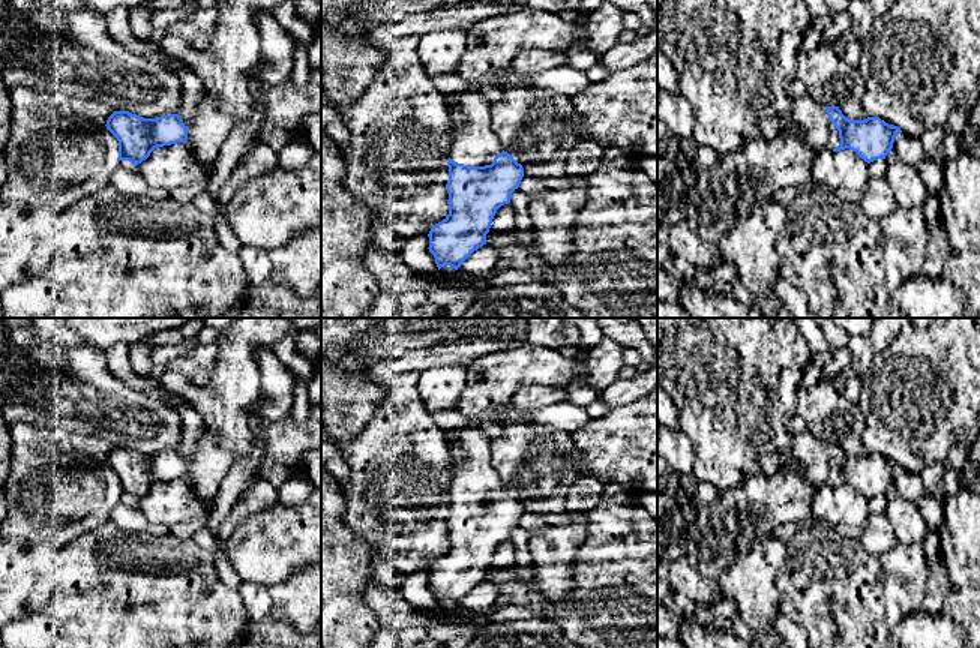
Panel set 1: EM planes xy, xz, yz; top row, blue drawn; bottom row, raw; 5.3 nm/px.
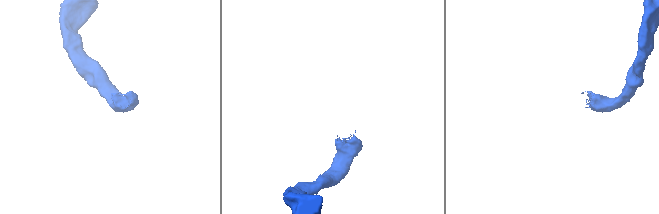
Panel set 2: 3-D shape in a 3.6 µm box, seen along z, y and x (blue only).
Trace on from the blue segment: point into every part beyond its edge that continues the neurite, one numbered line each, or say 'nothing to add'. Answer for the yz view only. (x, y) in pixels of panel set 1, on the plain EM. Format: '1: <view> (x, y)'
1: yz (722, 374)

